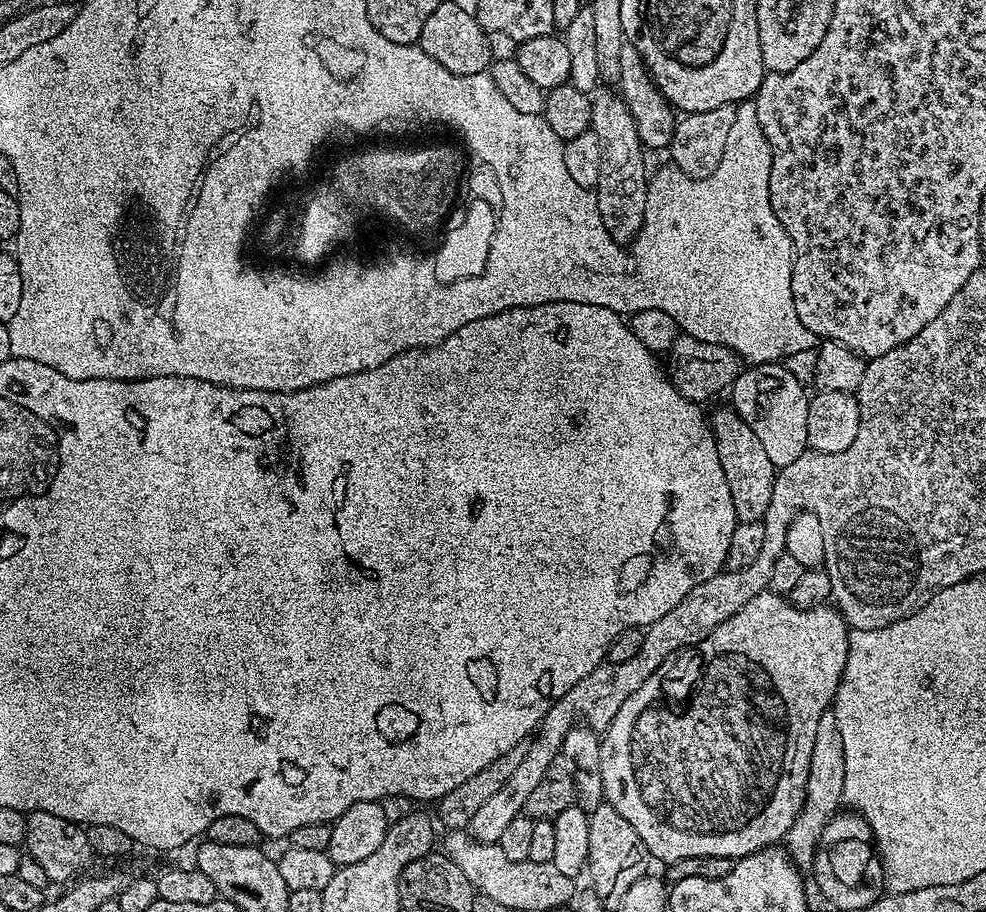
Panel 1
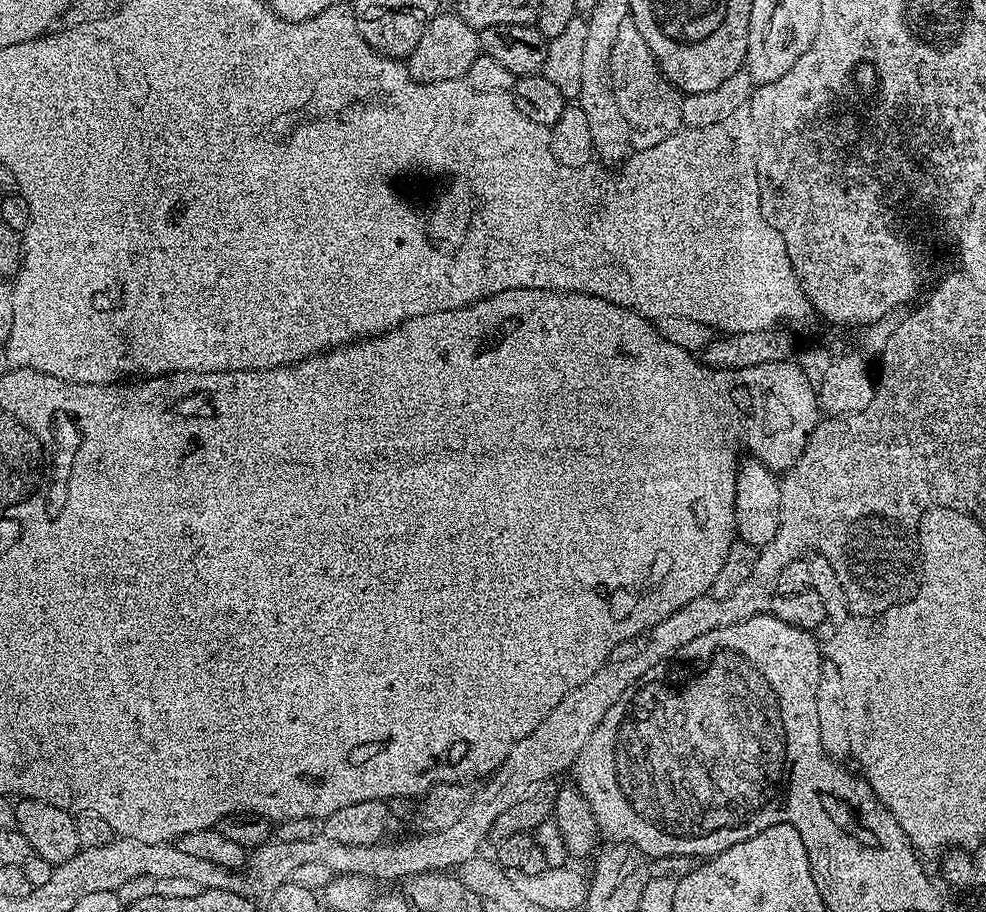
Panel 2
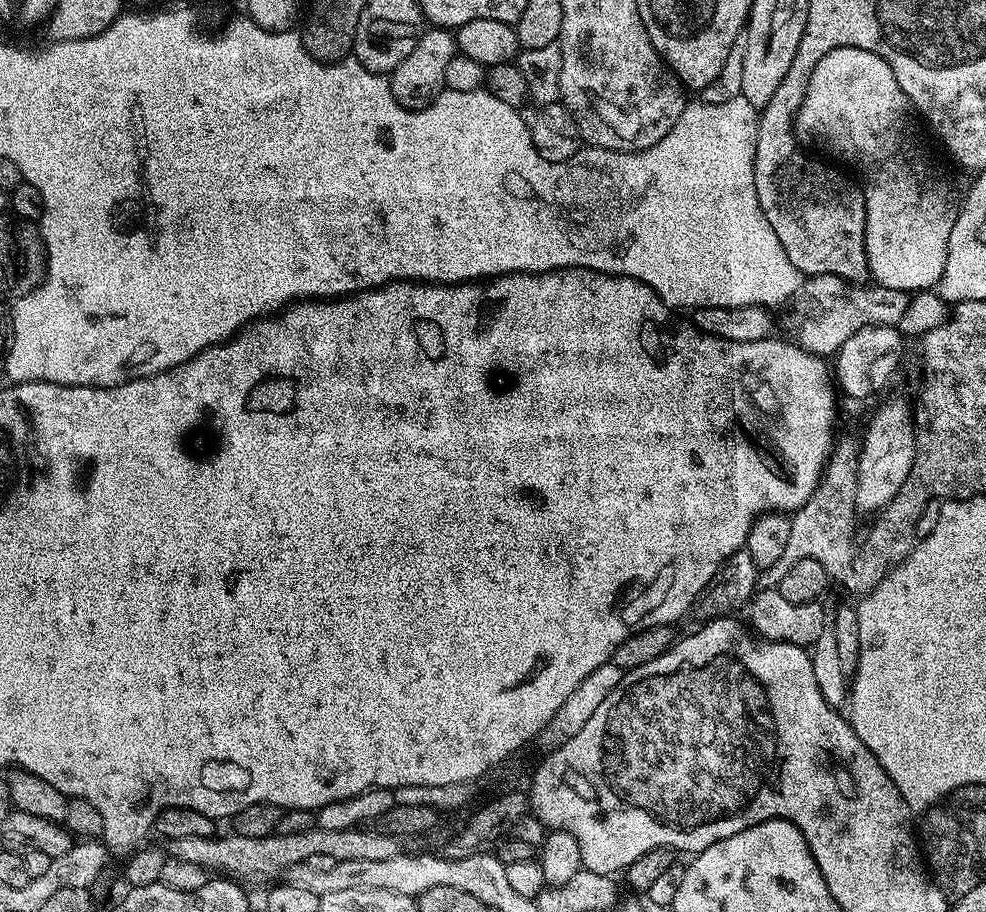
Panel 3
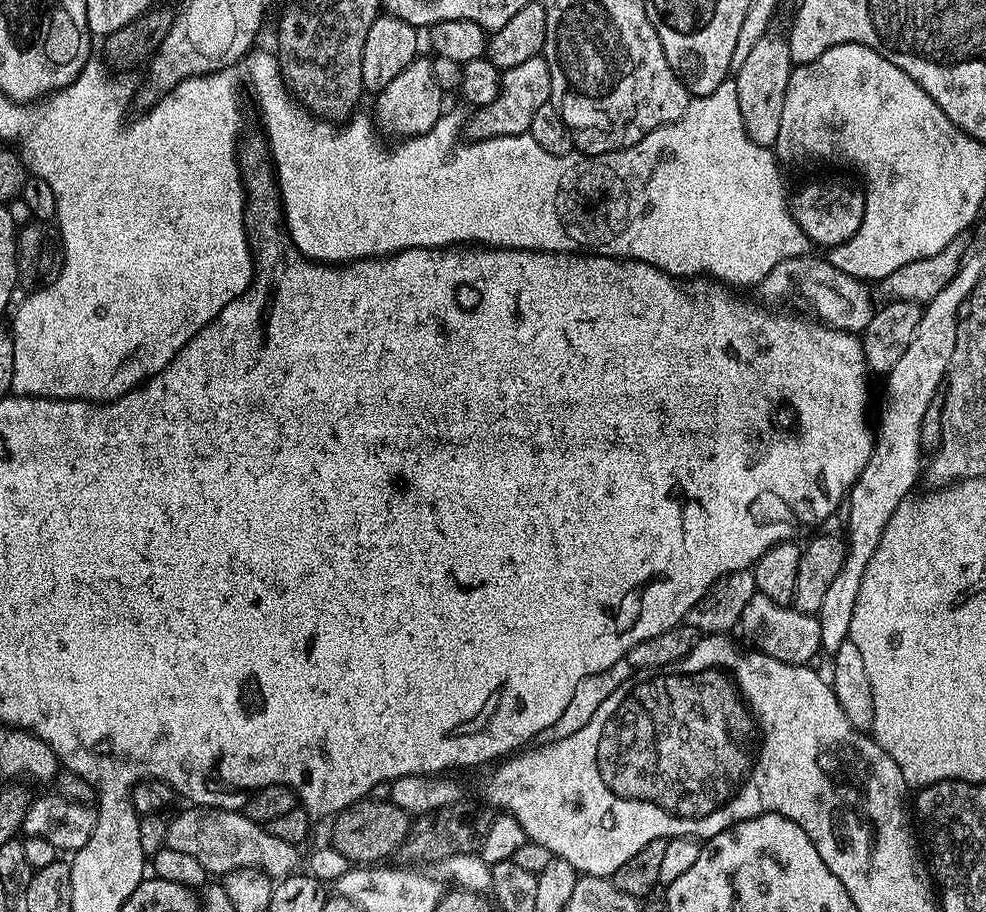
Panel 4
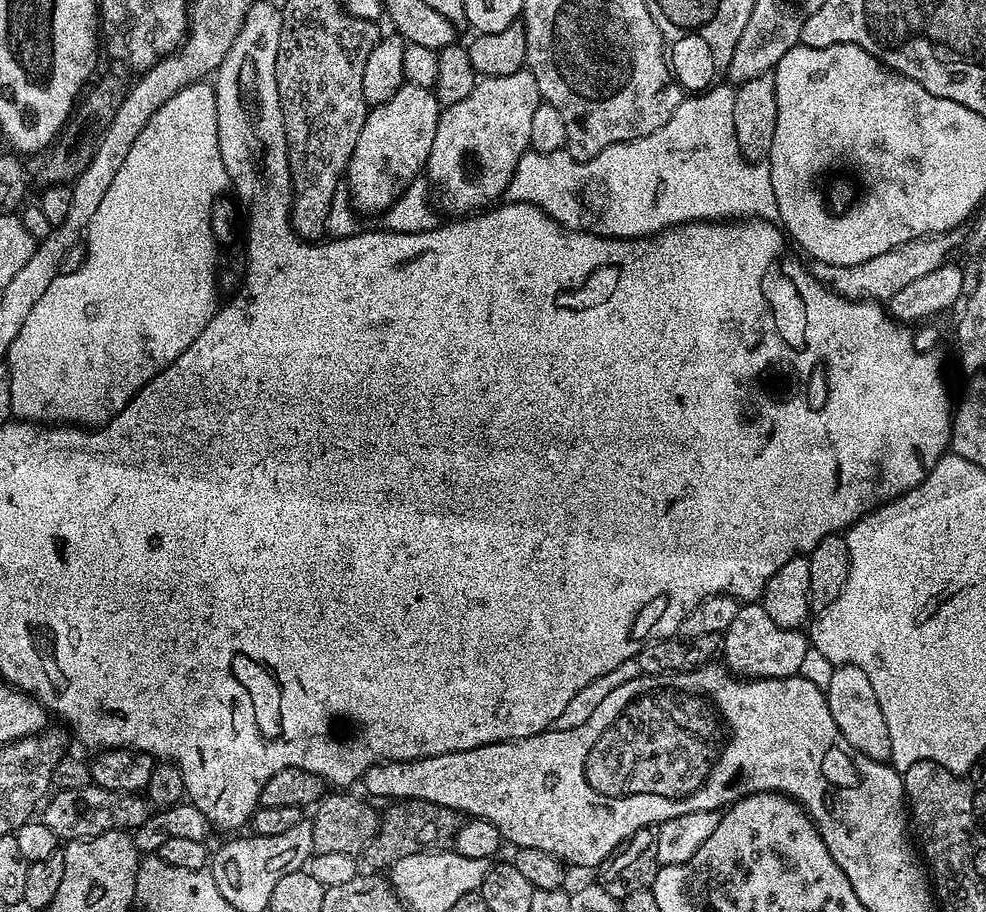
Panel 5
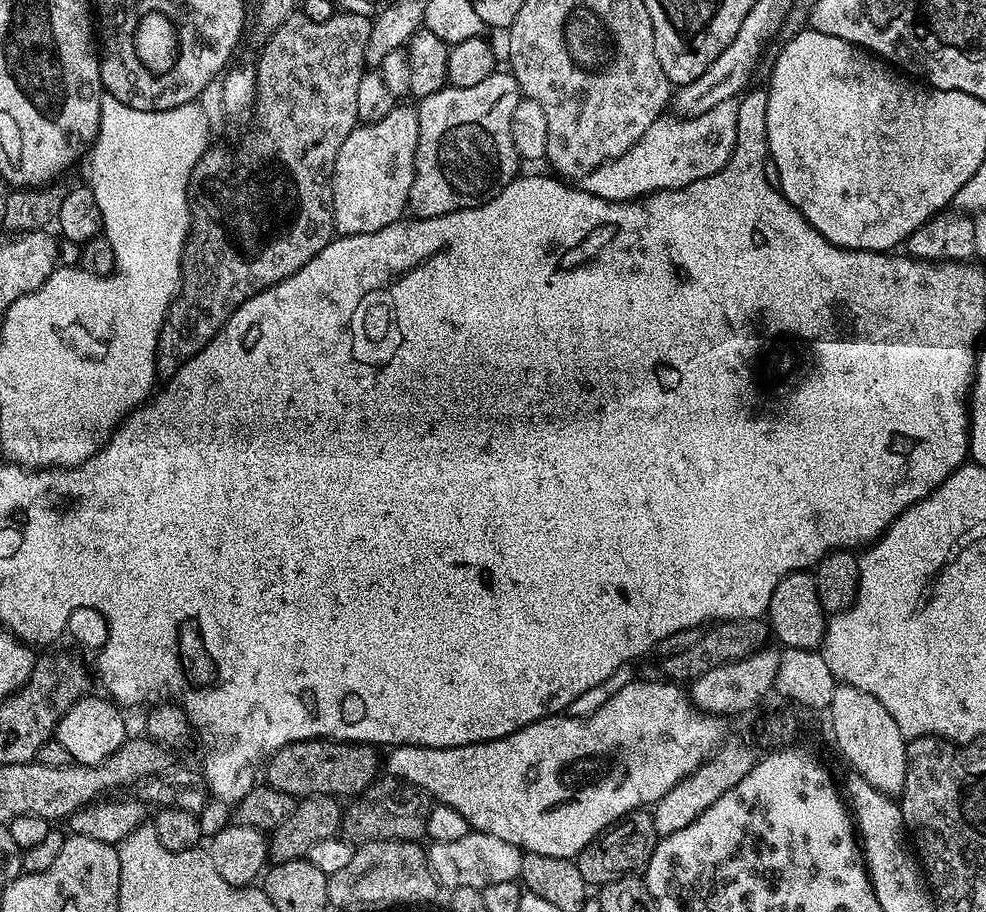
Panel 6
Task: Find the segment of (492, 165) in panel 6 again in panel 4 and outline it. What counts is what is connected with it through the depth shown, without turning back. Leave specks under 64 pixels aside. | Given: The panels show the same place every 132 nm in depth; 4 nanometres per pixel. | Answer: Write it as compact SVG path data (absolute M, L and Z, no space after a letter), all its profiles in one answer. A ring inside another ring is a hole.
M543 55L521 62L519 66L503 69L500 78L498 98L484 108L473 111L466 120L466 132L472 140L485 140L490 136L509 136L527 132L530 122L534 122L534 113L538 106L549 103L552 98L550 86L550 66Z

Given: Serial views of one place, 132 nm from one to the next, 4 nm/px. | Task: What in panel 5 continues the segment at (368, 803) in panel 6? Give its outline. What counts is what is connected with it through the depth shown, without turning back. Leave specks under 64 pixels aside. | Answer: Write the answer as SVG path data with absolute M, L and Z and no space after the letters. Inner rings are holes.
M401 800L387 806L380 817L380 829L362 853L363 863L368 863L372 870L388 870L402 858L410 858L410 854L425 851L432 845L447 845L462 823L461 813L425 800Z

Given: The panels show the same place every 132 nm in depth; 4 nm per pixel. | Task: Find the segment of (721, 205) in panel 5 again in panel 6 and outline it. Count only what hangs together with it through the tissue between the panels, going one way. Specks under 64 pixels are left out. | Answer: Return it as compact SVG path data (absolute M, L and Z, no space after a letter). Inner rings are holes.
M727 100L706 114L683 118L661 118L622 154L598 166L589 176L583 177L582 186L590 194L603 200L627 202L639 200L651 192L665 192L668 188L685 188L690 182L698 182L713 176L726 166L736 149L738 134L738 110L736 100Z

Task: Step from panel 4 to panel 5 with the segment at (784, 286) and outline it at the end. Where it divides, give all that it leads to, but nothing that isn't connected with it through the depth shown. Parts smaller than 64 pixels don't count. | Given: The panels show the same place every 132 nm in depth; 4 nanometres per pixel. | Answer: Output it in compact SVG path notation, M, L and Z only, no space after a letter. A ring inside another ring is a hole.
M960 230L945 232L939 236L920 236L916 240L907 240L902 246L890 249L886 254L878 254L878 258L870 258L870 262L862 262L858 266L830 266L826 262L815 262L810 271L821 284L845 296L853 302L887 302L898 294L898 290L906 290L914 278L922 278L922 274L930 274L930 270L939 268L949 259L948 256L960 243L965 243L966 236Z

